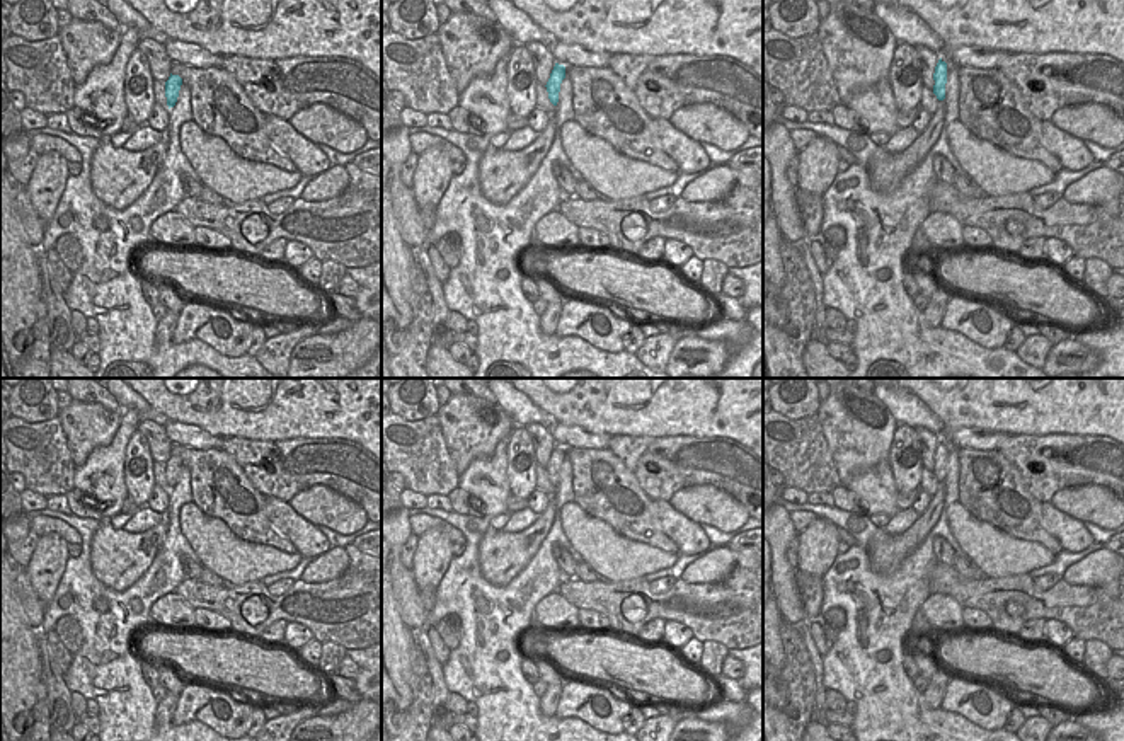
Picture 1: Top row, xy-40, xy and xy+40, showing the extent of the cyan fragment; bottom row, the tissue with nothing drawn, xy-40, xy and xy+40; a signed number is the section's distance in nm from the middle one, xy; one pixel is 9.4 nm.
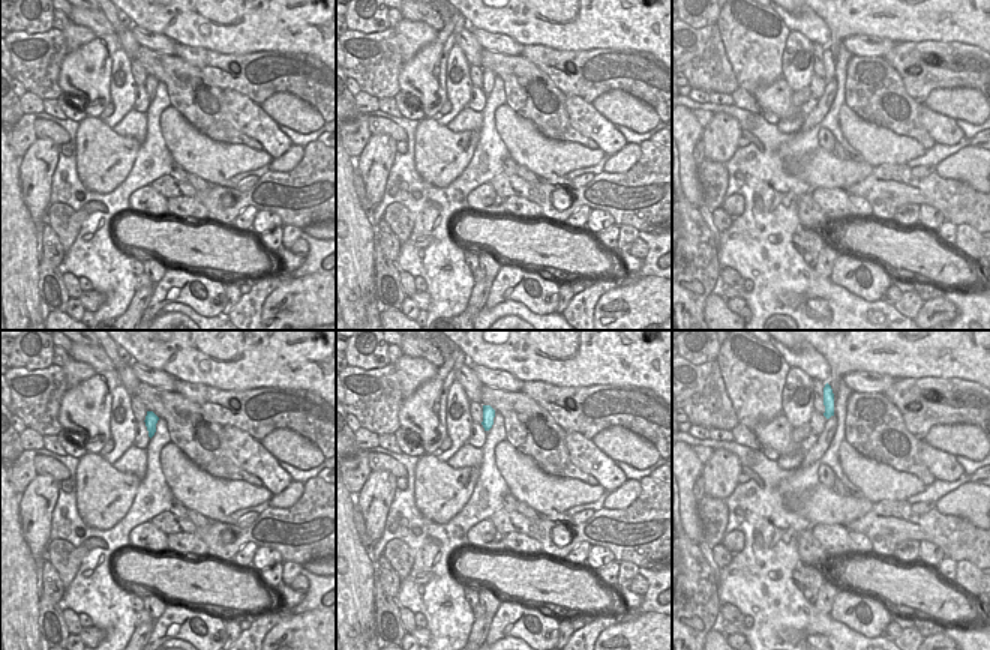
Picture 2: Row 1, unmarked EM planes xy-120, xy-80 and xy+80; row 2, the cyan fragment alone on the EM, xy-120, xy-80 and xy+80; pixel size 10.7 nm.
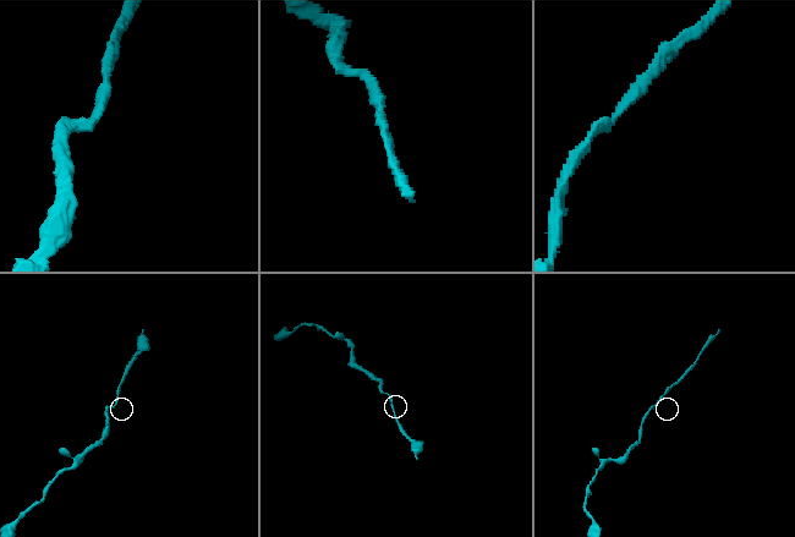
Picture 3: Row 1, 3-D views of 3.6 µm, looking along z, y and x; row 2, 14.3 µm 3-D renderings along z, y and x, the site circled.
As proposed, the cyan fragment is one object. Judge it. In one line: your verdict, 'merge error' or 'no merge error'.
no merge error

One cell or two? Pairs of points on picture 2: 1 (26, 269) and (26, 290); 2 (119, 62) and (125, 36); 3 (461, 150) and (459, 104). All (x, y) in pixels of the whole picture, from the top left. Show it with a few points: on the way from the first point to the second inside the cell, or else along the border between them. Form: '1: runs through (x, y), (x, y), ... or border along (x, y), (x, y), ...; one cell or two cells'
1: runs through (26, 273), (26, 285); one cell
2: border along (120, 47), (131, 60); two cells
3: border along (432, 117), (446, 126); two cells

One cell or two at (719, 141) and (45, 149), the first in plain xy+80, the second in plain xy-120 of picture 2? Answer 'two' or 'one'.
one

